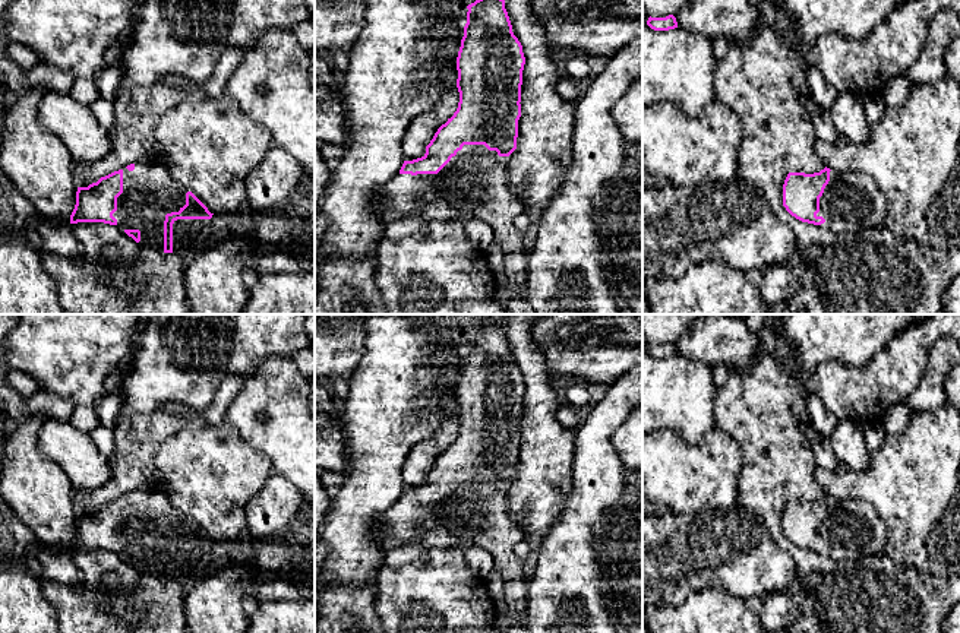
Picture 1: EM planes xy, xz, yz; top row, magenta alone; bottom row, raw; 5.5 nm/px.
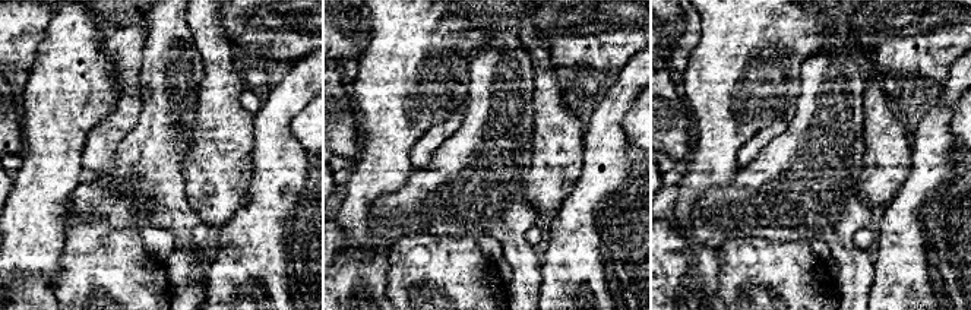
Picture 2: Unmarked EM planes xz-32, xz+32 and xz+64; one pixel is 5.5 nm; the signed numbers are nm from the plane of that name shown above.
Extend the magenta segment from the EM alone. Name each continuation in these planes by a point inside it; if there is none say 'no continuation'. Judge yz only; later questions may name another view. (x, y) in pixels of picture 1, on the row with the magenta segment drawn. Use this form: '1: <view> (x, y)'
1: yz (852, 202)

